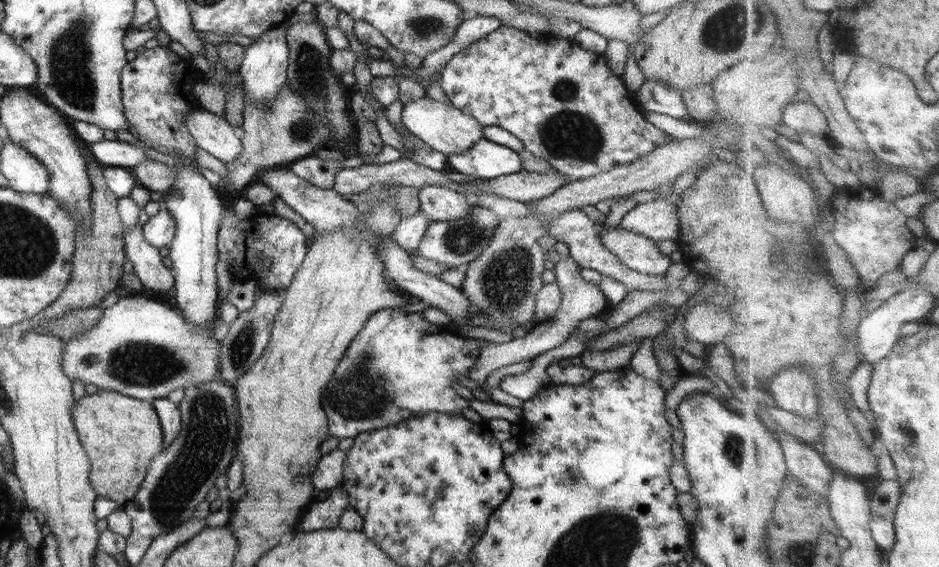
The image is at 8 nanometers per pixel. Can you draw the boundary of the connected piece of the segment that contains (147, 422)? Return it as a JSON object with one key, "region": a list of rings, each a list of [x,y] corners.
{"region":[[[98,390],[96,394],[86,394],[74,402],[72,419],[80,443],[88,456],[88,460],[90,460],[92,488],[98,497],[108,497],[108,500],[113,500],[118,502],[120,506],[124,506],[124,503],[129,501],[141,488],[149,465],[156,458],[158,452],[164,448],[164,433],[151,402],[124,396],[120,392]]]}

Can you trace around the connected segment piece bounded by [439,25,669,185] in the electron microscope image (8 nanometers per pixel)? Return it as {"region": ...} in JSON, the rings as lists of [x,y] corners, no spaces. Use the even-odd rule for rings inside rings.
{"region":[[[502,25],[498,30],[472,43],[470,47],[452,57],[441,70],[439,85],[452,104],[467,115],[473,116],[482,126],[499,126],[511,132],[523,142],[523,148],[534,156],[548,161],[555,170],[565,176],[566,185],[571,181],[590,178],[599,172],[606,172],[615,166],[628,164],[638,160],[641,156],[650,154],[655,148],[669,141],[669,135],[657,126],[654,126],[645,115],[636,107],[631,93],[626,87],[622,77],[613,73],[607,65],[605,56],[600,53],[590,52],[577,46],[573,40],[550,38],[538,40],[527,32]]]}

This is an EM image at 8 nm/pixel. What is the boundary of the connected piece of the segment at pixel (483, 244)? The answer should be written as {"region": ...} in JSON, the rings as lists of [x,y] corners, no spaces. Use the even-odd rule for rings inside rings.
{"region":[[[475,204],[469,210],[469,215],[463,219],[430,221],[414,253],[448,265],[449,269],[456,269],[460,264],[469,264],[476,260],[484,252],[501,221],[501,218],[493,210]]]}

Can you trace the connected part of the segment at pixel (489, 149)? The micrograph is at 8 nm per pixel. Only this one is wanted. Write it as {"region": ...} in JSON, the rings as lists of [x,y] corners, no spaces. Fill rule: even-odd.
{"region":[[[485,138],[479,140],[466,152],[451,154],[447,159],[448,164],[452,166],[451,170],[478,178],[495,179],[523,169],[519,152]]]}

